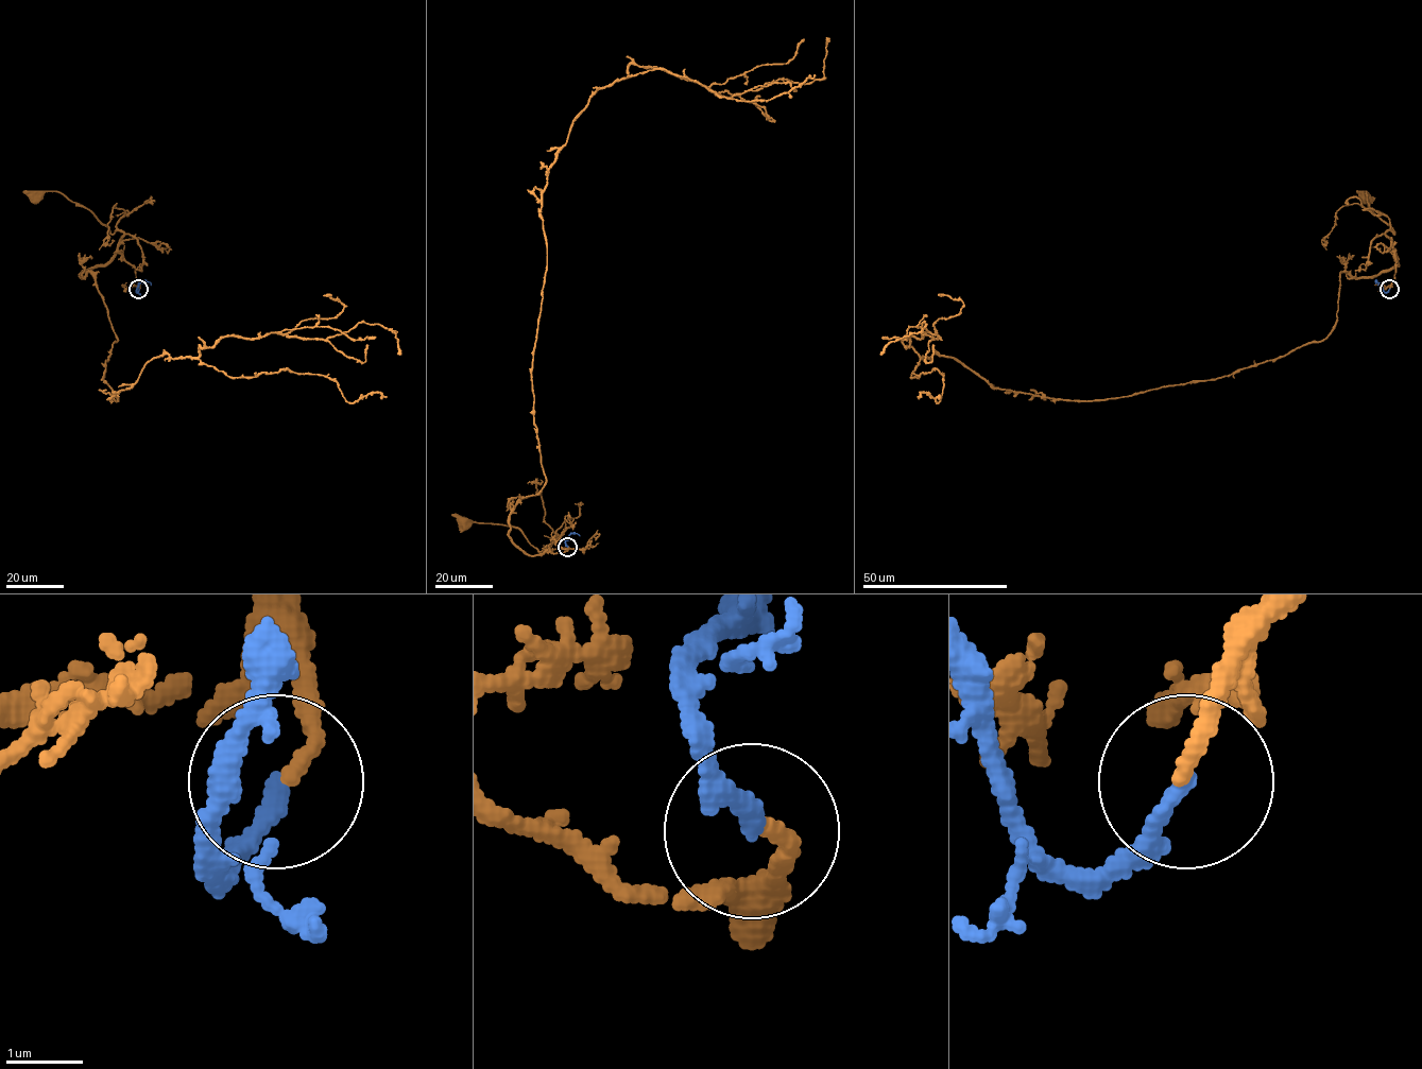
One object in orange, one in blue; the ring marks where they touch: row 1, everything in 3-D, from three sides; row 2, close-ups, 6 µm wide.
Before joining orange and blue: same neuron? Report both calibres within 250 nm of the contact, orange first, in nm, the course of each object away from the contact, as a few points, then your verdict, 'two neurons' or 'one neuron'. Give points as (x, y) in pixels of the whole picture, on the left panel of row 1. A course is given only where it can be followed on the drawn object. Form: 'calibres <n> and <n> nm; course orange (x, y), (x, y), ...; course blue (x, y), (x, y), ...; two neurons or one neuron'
calibres 200 and 220 nm; course orange (139, 289), (135, 269), (119, 251), (122, 231), (110, 234), (89, 210), (60, 192), (44, 191), (36, 196); course blue (138, 289), (142, 281), (151, 285); one neuron

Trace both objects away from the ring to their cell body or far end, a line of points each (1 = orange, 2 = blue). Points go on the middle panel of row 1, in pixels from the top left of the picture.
1: (567, 547), (563, 552), (553, 553), (547, 550), (550, 542), (540, 552), (518, 529), (464, 523)
2: (567, 547), (565, 540), (571, 534), (579, 535)

